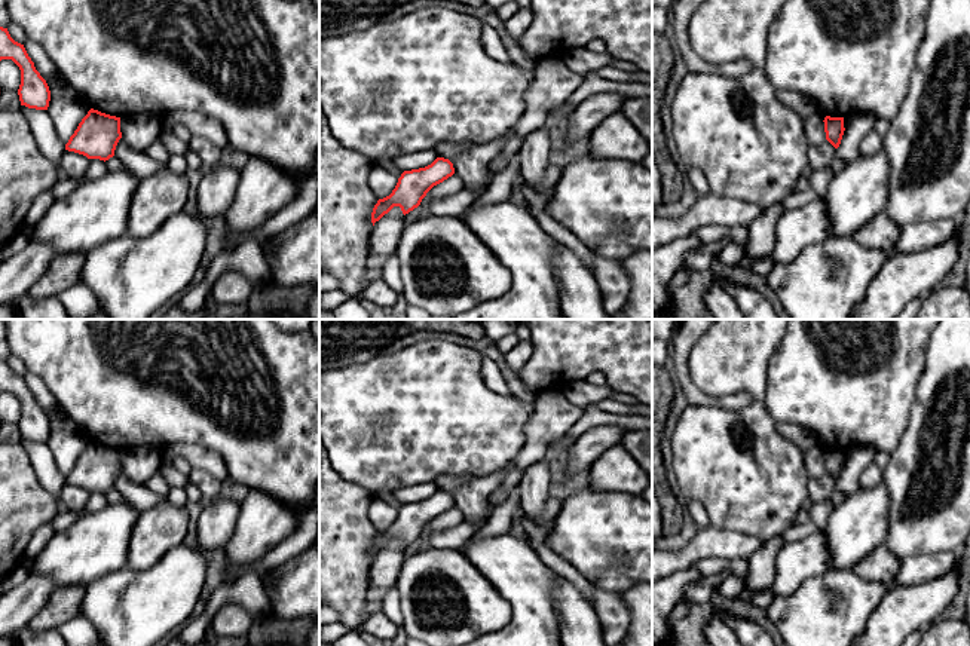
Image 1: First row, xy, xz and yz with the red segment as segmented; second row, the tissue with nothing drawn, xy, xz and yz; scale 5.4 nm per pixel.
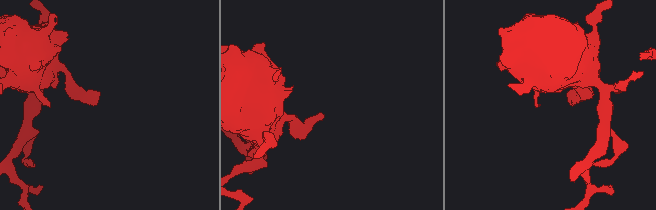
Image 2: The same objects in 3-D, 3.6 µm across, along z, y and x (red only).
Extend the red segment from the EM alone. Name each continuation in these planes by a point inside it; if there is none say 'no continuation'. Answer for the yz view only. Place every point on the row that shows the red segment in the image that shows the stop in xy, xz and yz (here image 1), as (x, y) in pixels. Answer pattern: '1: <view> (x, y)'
no continuation

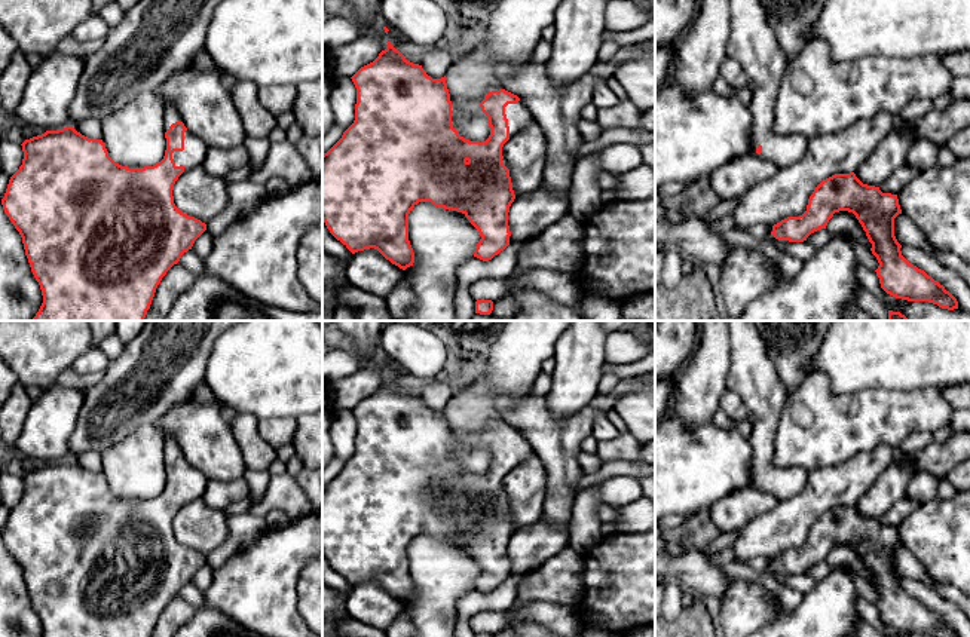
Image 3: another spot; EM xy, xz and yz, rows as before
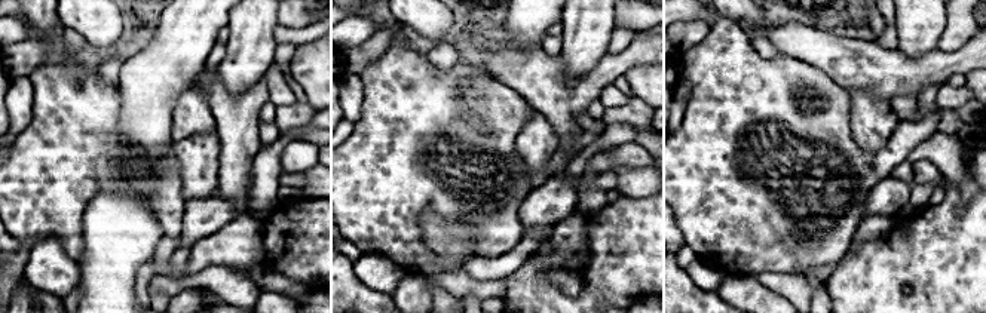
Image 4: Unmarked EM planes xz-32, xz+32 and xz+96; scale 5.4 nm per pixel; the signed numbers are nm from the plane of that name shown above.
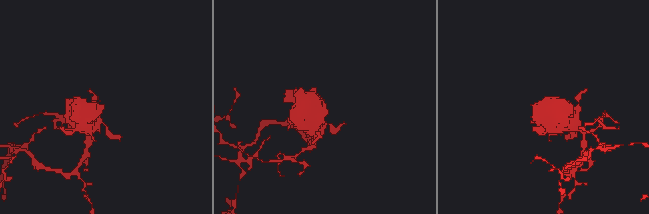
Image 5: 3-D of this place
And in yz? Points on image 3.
1: yz (752, 45)

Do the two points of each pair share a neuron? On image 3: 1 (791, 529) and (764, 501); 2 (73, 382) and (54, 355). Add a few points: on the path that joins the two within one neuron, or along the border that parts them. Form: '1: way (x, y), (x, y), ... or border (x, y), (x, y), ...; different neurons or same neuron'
1: border (780, 502), (756, 515), (743, 527); different neurons
2: border (70, 366), (58, 376), (55, 383); different neurons

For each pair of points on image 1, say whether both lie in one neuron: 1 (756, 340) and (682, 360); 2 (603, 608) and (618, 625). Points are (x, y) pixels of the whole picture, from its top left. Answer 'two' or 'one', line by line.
1: two
2: one

